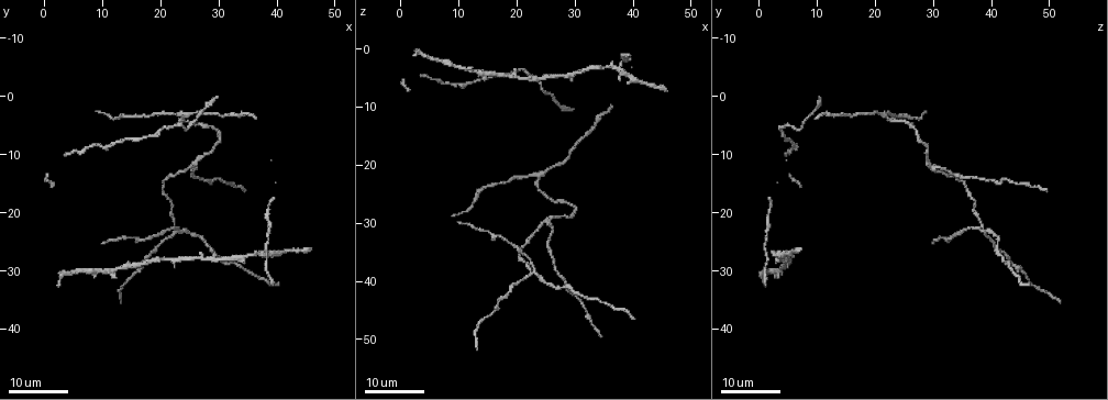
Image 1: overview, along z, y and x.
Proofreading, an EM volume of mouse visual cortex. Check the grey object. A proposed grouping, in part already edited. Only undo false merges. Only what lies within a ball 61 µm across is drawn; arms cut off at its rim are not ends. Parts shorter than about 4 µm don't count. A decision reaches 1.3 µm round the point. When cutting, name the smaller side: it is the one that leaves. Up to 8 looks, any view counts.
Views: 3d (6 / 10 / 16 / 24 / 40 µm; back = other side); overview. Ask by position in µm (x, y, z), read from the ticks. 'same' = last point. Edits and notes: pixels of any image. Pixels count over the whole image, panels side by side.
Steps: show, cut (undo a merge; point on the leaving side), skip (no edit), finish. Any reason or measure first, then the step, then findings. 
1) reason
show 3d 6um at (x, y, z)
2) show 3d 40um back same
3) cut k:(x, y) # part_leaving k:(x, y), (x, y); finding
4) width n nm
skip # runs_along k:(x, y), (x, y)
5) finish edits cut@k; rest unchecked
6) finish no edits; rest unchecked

four-way junction
show 3d 24um at (37.0, 27.0, 3.5)

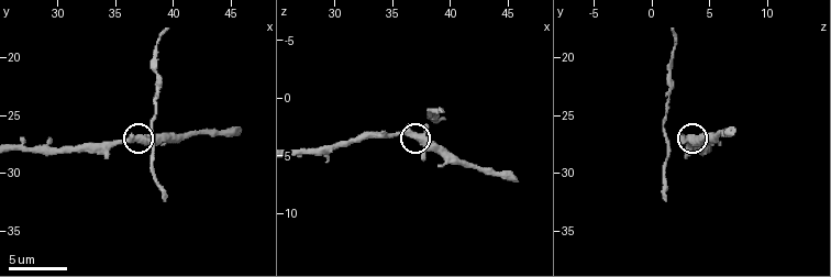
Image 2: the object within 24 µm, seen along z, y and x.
zoom in
show 3d 10um at (37.4, 27.0, 3.6)

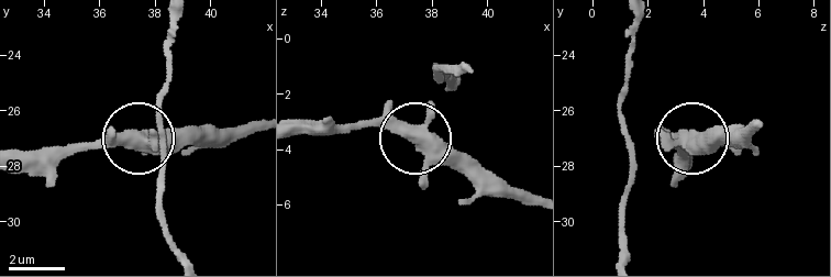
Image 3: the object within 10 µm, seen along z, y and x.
other side
show 3d 10um back at (37.4, 27.0, 3.6)

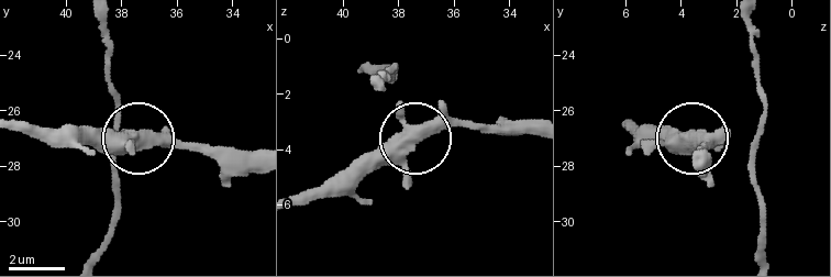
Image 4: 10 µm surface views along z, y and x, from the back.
arms 4
skip # all the same neuron

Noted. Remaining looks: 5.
three arms meet
show 3d 24um at (24.0, 3.5, 21.5)

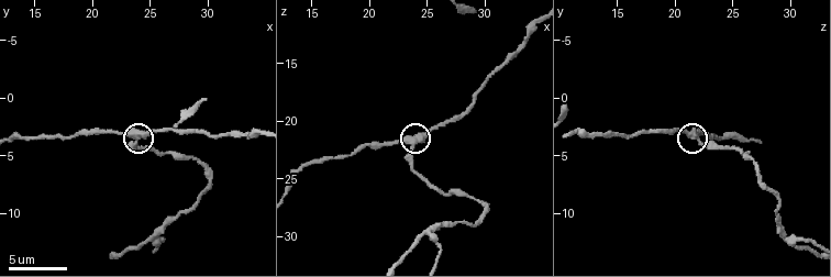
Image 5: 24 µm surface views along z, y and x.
show 3d 6um at (24.0, 3.6, 21.6)

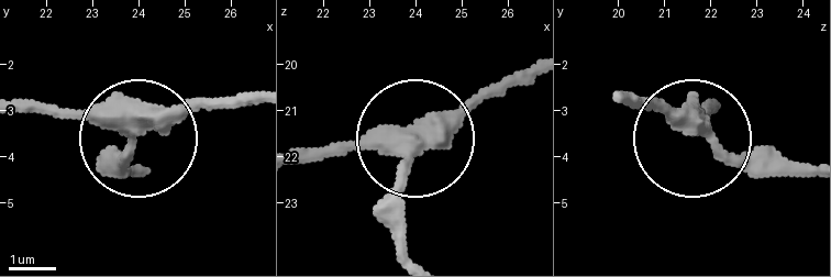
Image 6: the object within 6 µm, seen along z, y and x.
side_arm 19 um
skip # runs_along 6:(253, 102), (195, 102), (135, 130), (29, 113); all the same neuron

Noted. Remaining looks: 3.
show 3d 24um at (22.5, 23.0, 38.5)

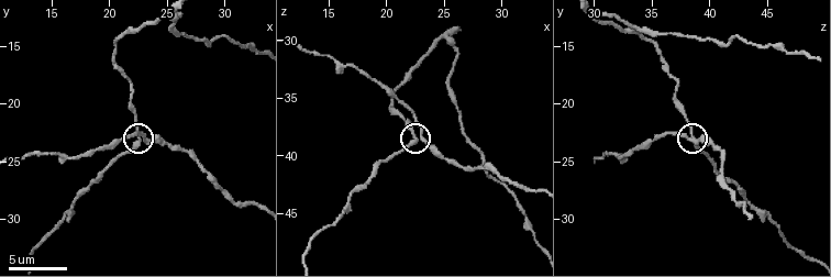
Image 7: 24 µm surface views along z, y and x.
zoom in
show 3d 10um at (22.8, 23.2, 38.8)

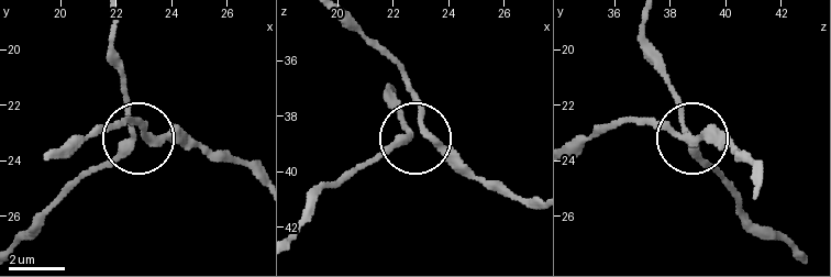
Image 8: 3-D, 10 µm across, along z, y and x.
zoom in
show 3d 6um at (22.9, 23.2, 38.6)

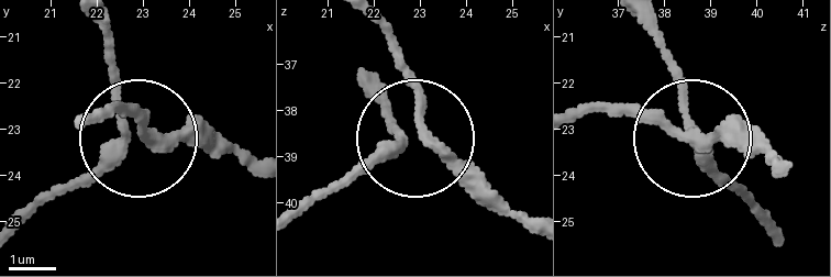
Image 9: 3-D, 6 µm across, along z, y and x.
side_arm 22 um
skip # runs_along 9:(373, 76), (408, 134), (336, 190); one neuron here

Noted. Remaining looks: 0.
finish no edits; rest unchecked

